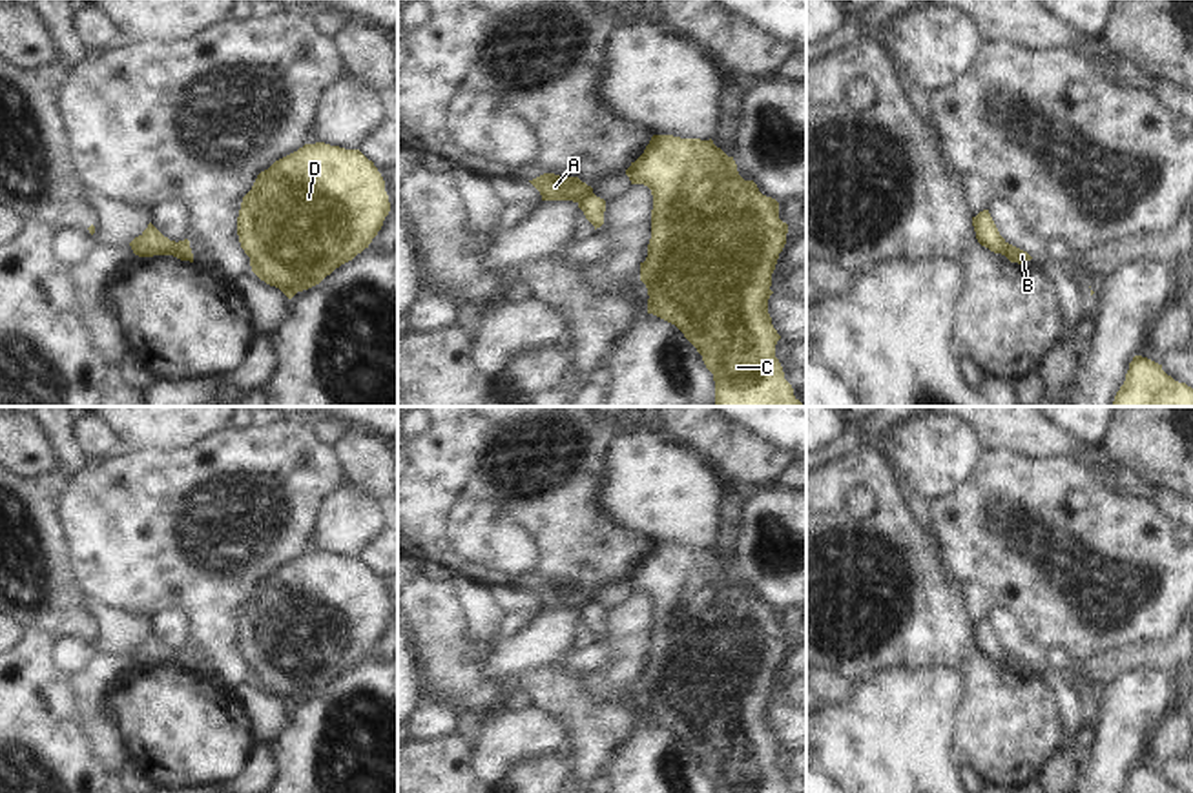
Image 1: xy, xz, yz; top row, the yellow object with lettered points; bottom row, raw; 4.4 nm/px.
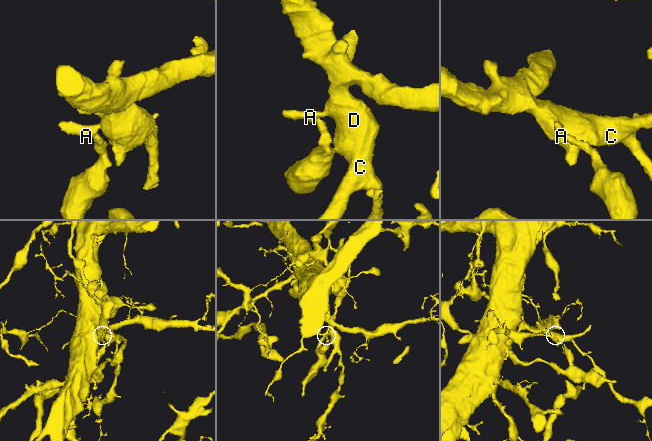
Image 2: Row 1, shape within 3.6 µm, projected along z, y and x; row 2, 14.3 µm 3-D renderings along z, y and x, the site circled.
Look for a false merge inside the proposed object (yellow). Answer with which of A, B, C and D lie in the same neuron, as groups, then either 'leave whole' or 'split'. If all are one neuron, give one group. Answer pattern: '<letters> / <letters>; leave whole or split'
A C D / B; split

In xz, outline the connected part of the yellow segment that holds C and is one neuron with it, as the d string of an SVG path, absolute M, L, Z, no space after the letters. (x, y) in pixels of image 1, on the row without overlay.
M653 543L644 561L626 578L631 592L651 598L651 647L648 665L640 671L640 689L648 696L648 722L675 733L702 764L715 793L790 793L775 766L781 747L768 722L773 702L772 682L786 653L788 633L779 627L779 611L744 589L733 565L713 549Z

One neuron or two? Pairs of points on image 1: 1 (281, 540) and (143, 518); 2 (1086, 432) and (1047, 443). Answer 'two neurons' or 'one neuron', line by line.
1: one neuron
2: two neurons

